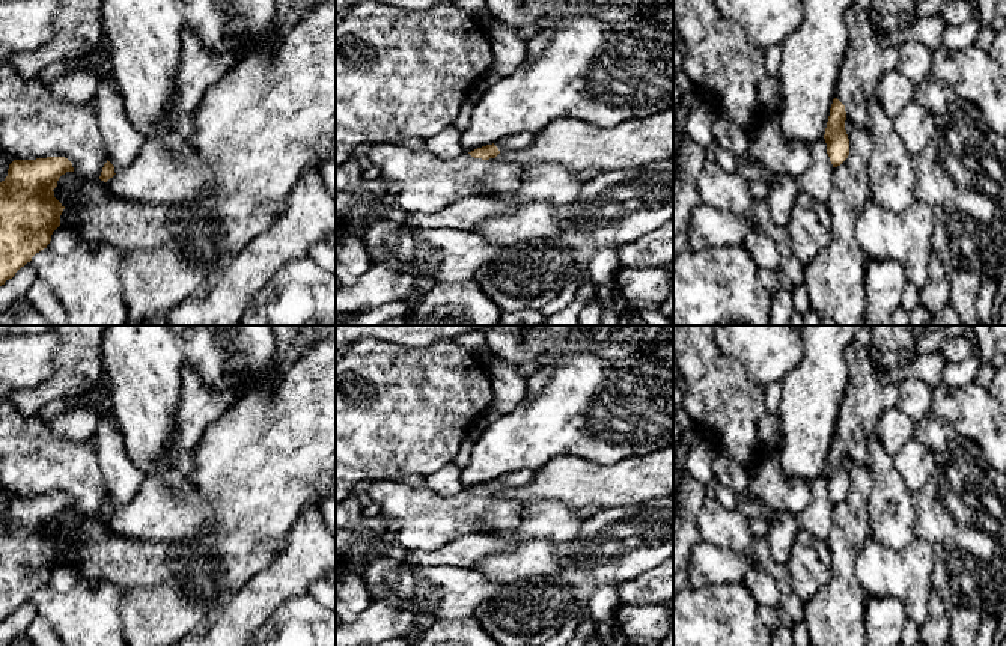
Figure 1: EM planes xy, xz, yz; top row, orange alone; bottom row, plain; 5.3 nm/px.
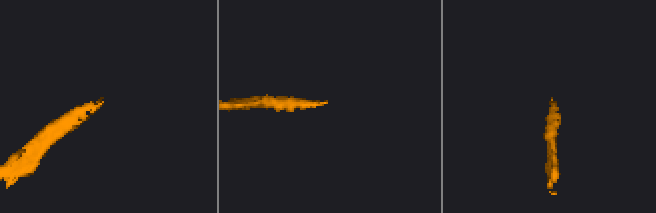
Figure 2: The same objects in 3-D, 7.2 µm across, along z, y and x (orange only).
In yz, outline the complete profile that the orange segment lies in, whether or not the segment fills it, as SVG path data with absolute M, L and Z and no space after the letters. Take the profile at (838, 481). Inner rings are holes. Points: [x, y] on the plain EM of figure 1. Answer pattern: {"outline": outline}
{"outline": "M851 343L848 355L848 387L824 471L833 504L840 503L849 492L845 458L870 467L869 446L879 440L879 414L896 407L899 401L898 385L879 381L881 369L872 360L870 351Z"}

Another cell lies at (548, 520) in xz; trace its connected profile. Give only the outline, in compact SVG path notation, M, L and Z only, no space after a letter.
M541 500L524 506L523 520L518 527L494 530L486 524L480 524L479 532L494 533L521 542L544 539L559 544L574 539L584 521L572 507L554 500Z

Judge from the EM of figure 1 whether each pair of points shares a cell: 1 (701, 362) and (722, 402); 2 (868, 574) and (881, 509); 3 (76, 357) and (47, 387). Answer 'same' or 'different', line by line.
1: same
2: different
3: same

